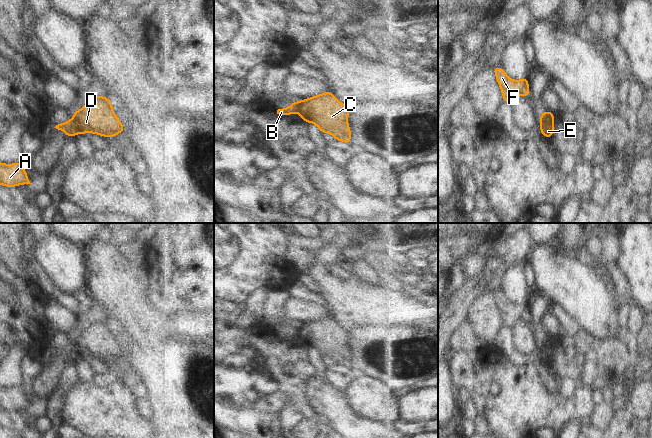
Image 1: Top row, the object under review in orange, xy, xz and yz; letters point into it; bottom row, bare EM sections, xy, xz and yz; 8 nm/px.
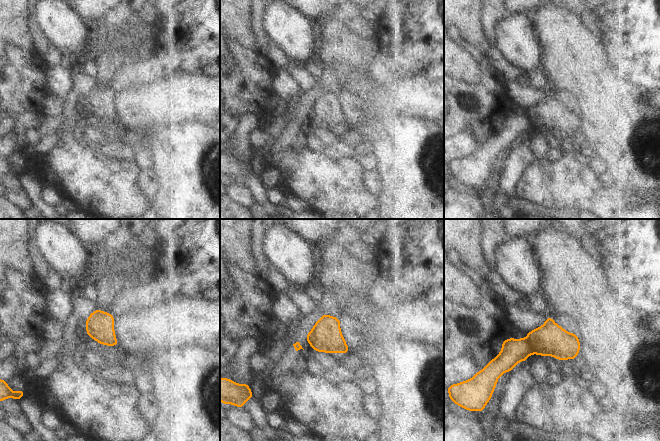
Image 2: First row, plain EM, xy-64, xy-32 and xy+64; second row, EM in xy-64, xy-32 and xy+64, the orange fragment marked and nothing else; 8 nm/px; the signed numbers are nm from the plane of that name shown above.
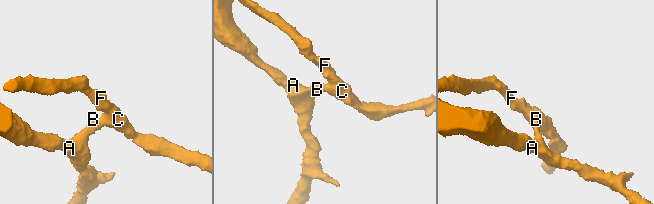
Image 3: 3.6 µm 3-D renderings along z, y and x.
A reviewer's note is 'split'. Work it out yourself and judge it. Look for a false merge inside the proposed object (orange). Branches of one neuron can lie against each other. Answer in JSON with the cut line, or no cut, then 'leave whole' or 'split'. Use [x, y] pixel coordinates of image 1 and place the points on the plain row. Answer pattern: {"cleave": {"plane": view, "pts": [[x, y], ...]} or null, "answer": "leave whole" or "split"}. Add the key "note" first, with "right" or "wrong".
{"note": "right", "cleave": {"plane": "xy", "pts": [[72, 342], [78, 356]]}, "answer": "split"}

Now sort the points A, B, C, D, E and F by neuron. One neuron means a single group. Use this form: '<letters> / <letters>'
A B E / C D F

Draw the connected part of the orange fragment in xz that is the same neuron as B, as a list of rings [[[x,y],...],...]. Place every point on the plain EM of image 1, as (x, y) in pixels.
[[[294,325],[292,329],[289,329],[286,333],[277,333],[275,332],[275,338],[282,340],[282,339],[291,339],[297,337],[298,333],[298,325]]]

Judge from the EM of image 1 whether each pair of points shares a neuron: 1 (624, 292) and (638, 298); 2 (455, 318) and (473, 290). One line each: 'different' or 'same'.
1: different
2: same

